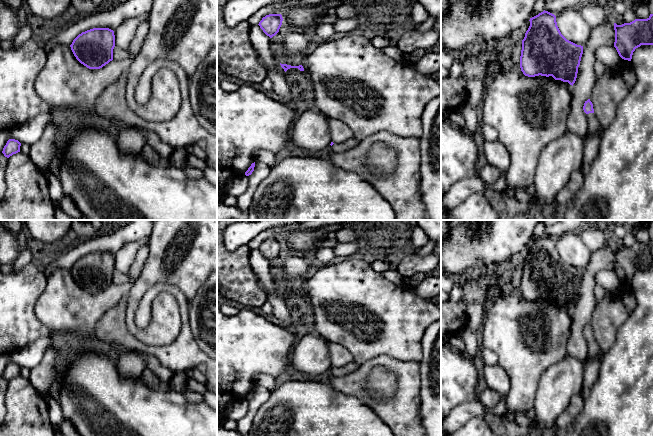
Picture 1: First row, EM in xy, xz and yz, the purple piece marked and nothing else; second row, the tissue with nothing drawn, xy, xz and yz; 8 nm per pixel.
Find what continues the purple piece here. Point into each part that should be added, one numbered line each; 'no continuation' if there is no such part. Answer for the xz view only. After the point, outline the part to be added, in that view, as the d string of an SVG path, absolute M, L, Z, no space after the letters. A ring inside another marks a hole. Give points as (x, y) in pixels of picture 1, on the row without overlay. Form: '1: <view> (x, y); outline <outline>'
1: xz (350, 367); outline M350 362L344 366L341 366L341 367L334 367L332 370L331 370L331 373L333 376L336 376L336 377L341 377L341 376L345 376L347 374L350 374L356 370L359 369L359 365L354 363L354 362Z

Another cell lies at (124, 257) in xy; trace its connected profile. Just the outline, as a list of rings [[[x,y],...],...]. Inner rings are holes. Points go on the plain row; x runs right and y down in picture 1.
[[[149,237],[141,240],[128,243],[120,248],[115,254],[115,270],[121,273],[128,273],[131,265],[133,264],[137,251],[144,245],[148,244]]]

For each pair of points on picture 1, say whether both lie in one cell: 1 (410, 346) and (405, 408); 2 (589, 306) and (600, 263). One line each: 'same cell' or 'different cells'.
1: different cells
2: same cell

